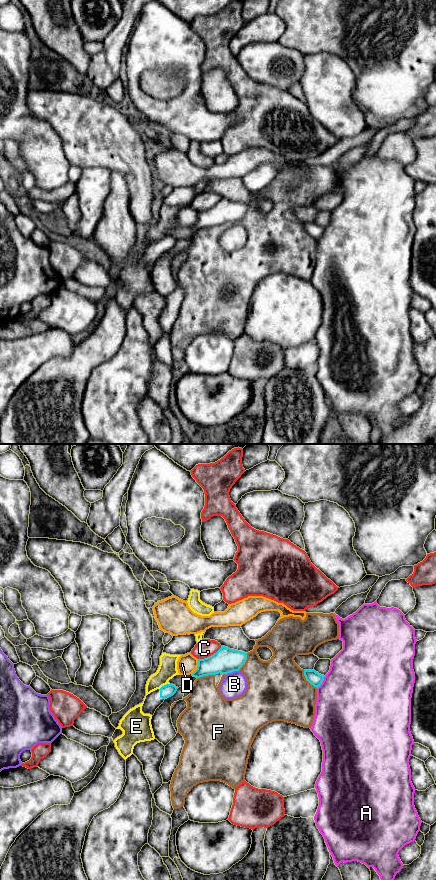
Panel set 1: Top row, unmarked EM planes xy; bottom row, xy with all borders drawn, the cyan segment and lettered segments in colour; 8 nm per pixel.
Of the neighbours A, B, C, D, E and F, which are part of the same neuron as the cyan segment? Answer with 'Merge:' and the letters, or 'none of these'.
Merge: none of these

